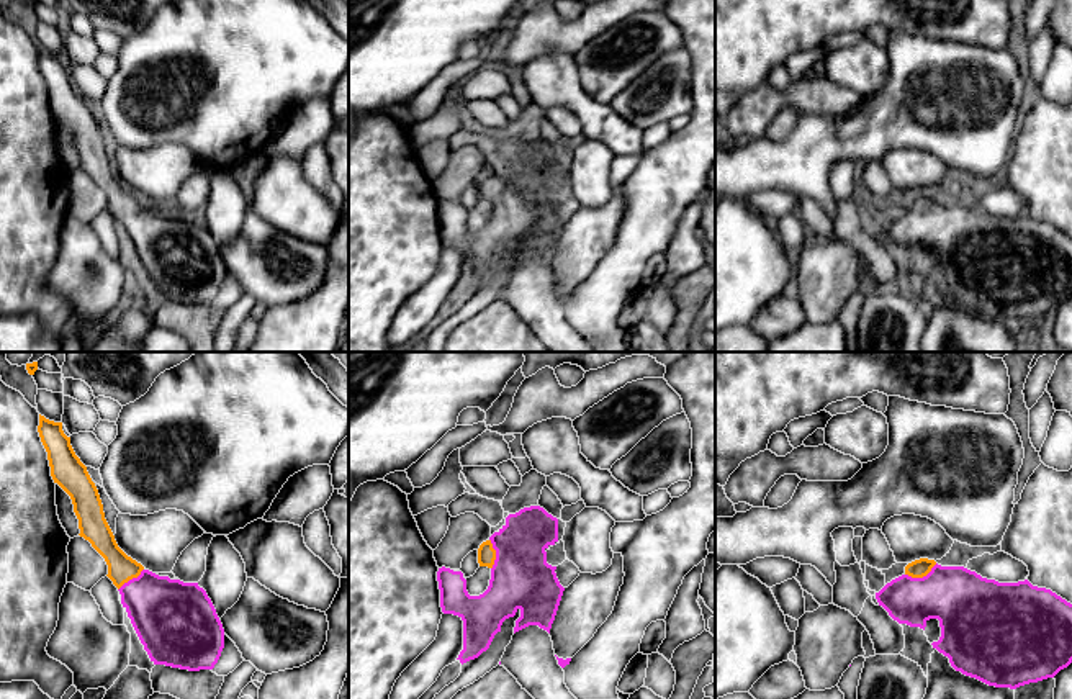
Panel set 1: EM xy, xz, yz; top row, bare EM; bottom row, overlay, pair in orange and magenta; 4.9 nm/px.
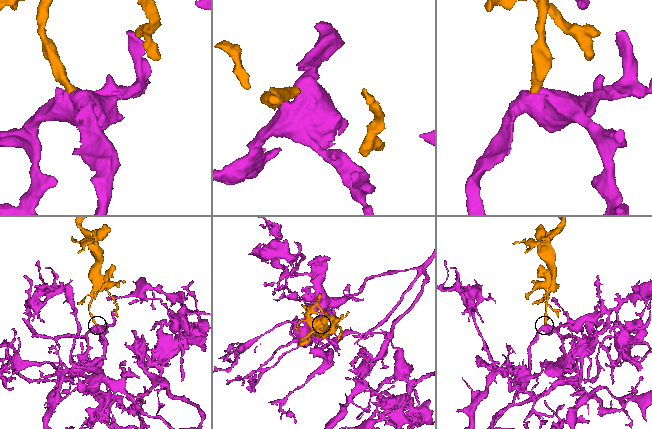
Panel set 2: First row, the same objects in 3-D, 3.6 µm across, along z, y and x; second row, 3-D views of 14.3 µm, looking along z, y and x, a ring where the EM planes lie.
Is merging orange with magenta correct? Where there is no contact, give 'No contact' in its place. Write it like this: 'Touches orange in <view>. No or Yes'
Touches orange in yz. Yes

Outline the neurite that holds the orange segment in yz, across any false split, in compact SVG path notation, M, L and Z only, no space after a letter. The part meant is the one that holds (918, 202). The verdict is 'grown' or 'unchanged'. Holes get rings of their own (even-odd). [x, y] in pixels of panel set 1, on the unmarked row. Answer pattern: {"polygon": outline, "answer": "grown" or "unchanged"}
{"polygon": "M920 192L876 226L876 232L899 257L925 264L930 252L938 252L941 270L933 282L948 290L956 304L989 319L1016 322L1054 311L1072 296L1072 237L1028 213L998 216L964 200Z", "answer": "grown"}

